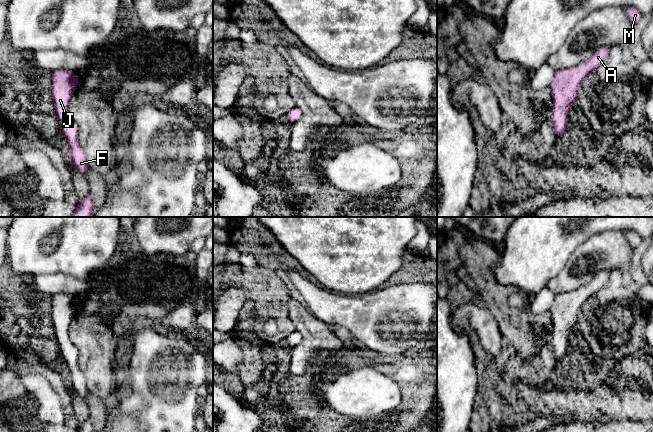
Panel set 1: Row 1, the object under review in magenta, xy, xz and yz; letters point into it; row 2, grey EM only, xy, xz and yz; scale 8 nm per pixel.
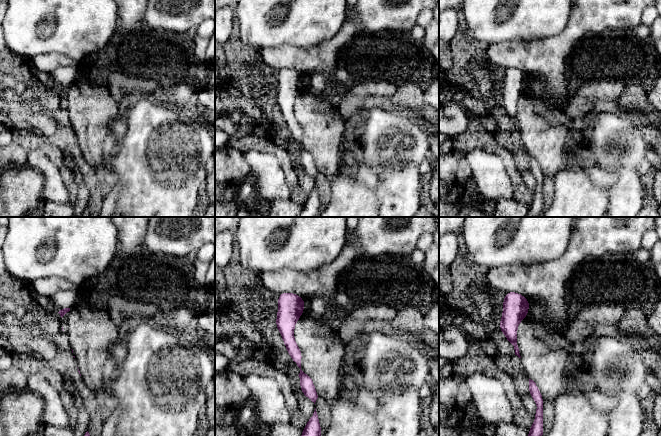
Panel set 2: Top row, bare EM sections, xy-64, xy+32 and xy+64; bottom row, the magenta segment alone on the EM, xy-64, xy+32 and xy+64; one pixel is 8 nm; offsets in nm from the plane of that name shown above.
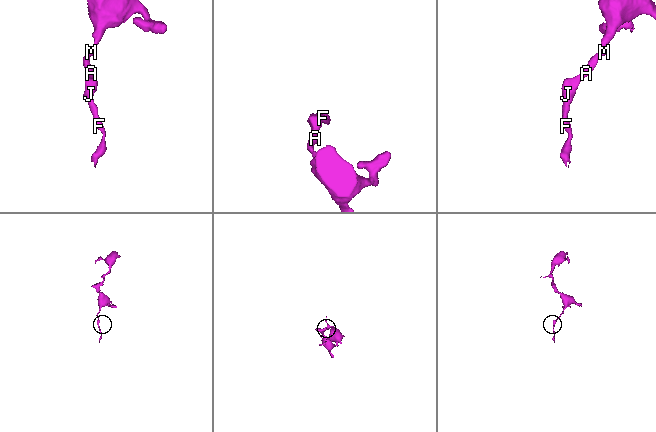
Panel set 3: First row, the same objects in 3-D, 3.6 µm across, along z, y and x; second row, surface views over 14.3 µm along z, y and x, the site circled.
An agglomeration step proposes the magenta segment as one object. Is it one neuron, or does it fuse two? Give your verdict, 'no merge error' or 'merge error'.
no merge error

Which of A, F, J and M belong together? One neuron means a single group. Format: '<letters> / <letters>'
A F J M

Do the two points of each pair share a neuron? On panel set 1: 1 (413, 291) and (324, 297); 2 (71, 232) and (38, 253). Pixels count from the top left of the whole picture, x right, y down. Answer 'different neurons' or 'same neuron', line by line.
1: same neuron
2: same neuron

